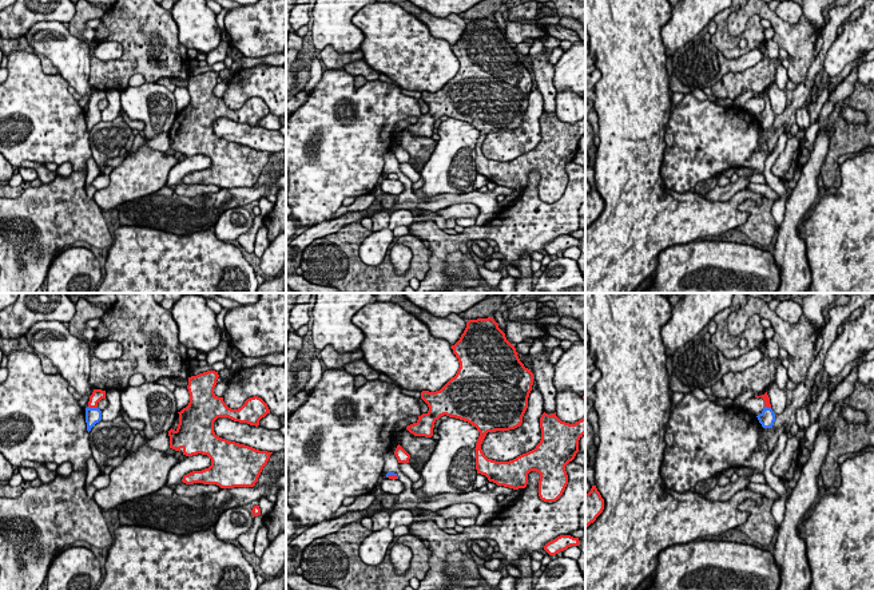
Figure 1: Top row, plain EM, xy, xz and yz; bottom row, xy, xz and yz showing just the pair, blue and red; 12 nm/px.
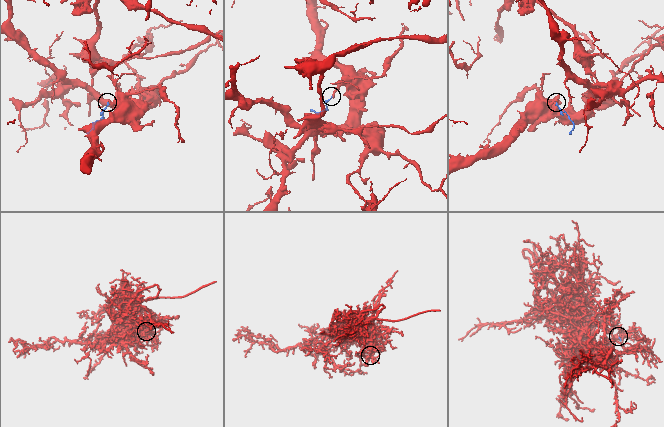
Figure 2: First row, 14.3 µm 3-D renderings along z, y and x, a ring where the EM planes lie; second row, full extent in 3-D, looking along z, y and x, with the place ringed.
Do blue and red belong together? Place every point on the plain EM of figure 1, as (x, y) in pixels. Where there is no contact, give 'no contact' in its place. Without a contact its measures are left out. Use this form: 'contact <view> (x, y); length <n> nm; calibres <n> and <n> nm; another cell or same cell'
contact xy (92, 109); length 120 nm; calibres 190 and 140 nm; same cell

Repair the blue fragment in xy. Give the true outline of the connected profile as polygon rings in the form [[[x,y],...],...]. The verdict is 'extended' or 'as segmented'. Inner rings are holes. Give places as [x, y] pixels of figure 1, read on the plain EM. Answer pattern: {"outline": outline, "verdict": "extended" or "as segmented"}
{"outline": [[[94,90],[92,95],[90,96],[88,107],[86,108],[86,123],[88,132],[102,120],[102,111],[98,108],[98,103],[102,99],[106,99],[106,91]]], "verdict": "extended"}

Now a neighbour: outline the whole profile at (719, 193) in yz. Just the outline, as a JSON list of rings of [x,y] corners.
[[[739,177],[736,182],[728,183],[726,186],[715,186],[710,193],[703,194],[704,198],[710,201],[730,201],[739,190],[746,189],[751,181],[748,177]]]

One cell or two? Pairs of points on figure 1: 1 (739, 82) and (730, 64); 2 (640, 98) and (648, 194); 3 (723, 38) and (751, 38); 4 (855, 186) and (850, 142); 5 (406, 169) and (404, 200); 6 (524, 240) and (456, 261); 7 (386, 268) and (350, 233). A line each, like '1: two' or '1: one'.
1: two
2: one
3: one
4: two
5: two
6: two
7: one

